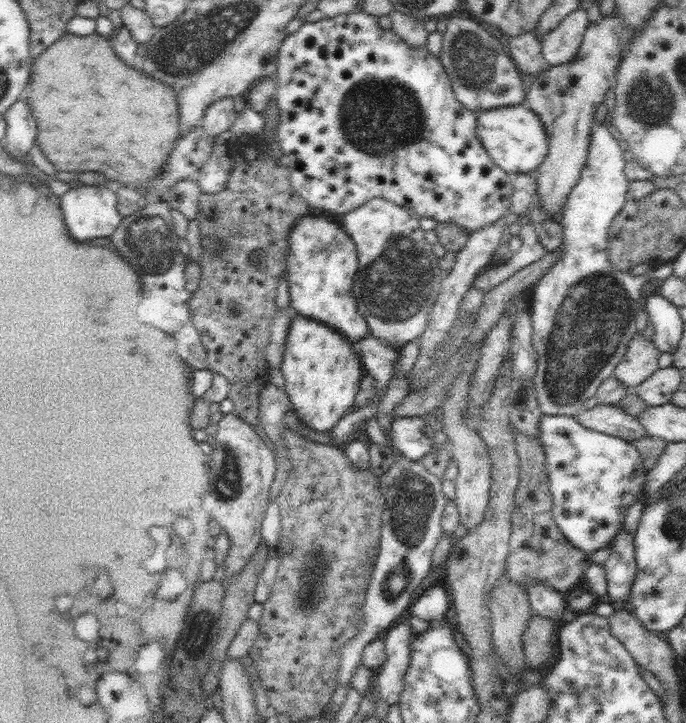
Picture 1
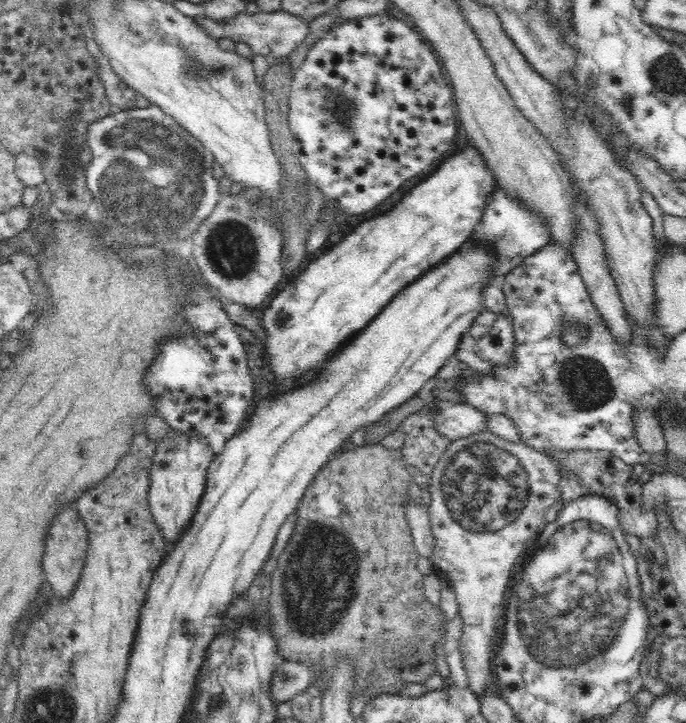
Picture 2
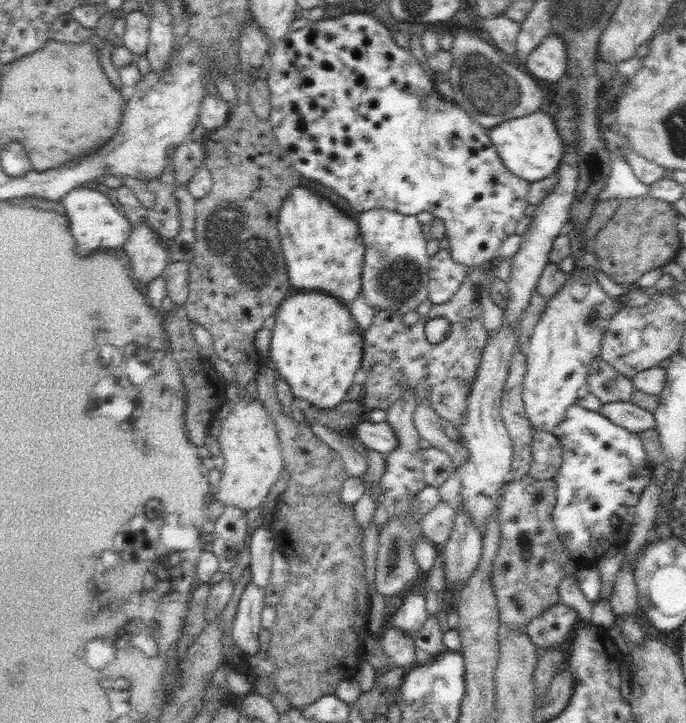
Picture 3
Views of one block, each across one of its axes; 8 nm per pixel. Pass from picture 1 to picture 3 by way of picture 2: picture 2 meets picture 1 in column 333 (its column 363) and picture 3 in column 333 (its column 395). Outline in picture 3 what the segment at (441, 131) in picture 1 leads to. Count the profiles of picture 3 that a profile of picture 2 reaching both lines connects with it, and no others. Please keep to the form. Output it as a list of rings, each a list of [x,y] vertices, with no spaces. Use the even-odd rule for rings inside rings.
[[[361,7],[349,9],[348,13],[332,20],[308,22],[304,28],[291,29],[282,40],[275,43],[269,51],[267,61],[272,65],[267,81],[270,89],[270,114],[266,121],[273,127],[278,144],[287,154],[292,166],[308,180],[324,184],[348,201],[353,211],[364,212],[374,208],[398,211],[404,215],[418,215],[419,212],[430,212],[441,219],[449,239],[448,249],[455,262],[466,265],[470,270],[478,269],[480,264],[490,262],[497,257],[498,248],[510,236],[516,233],[520,220],[525,218],[524,211],[530,205],[528,189],[530,182],[510,172],[500,160],[498,152],[490,140],[488,129],[484,128],[472,115],[457,105],[454,100],[444,99],[439,93],[432,75],[428,74],[422,64],[412,55],[410,49],[398,45],[392,32],[378,18],[367,14]]]

